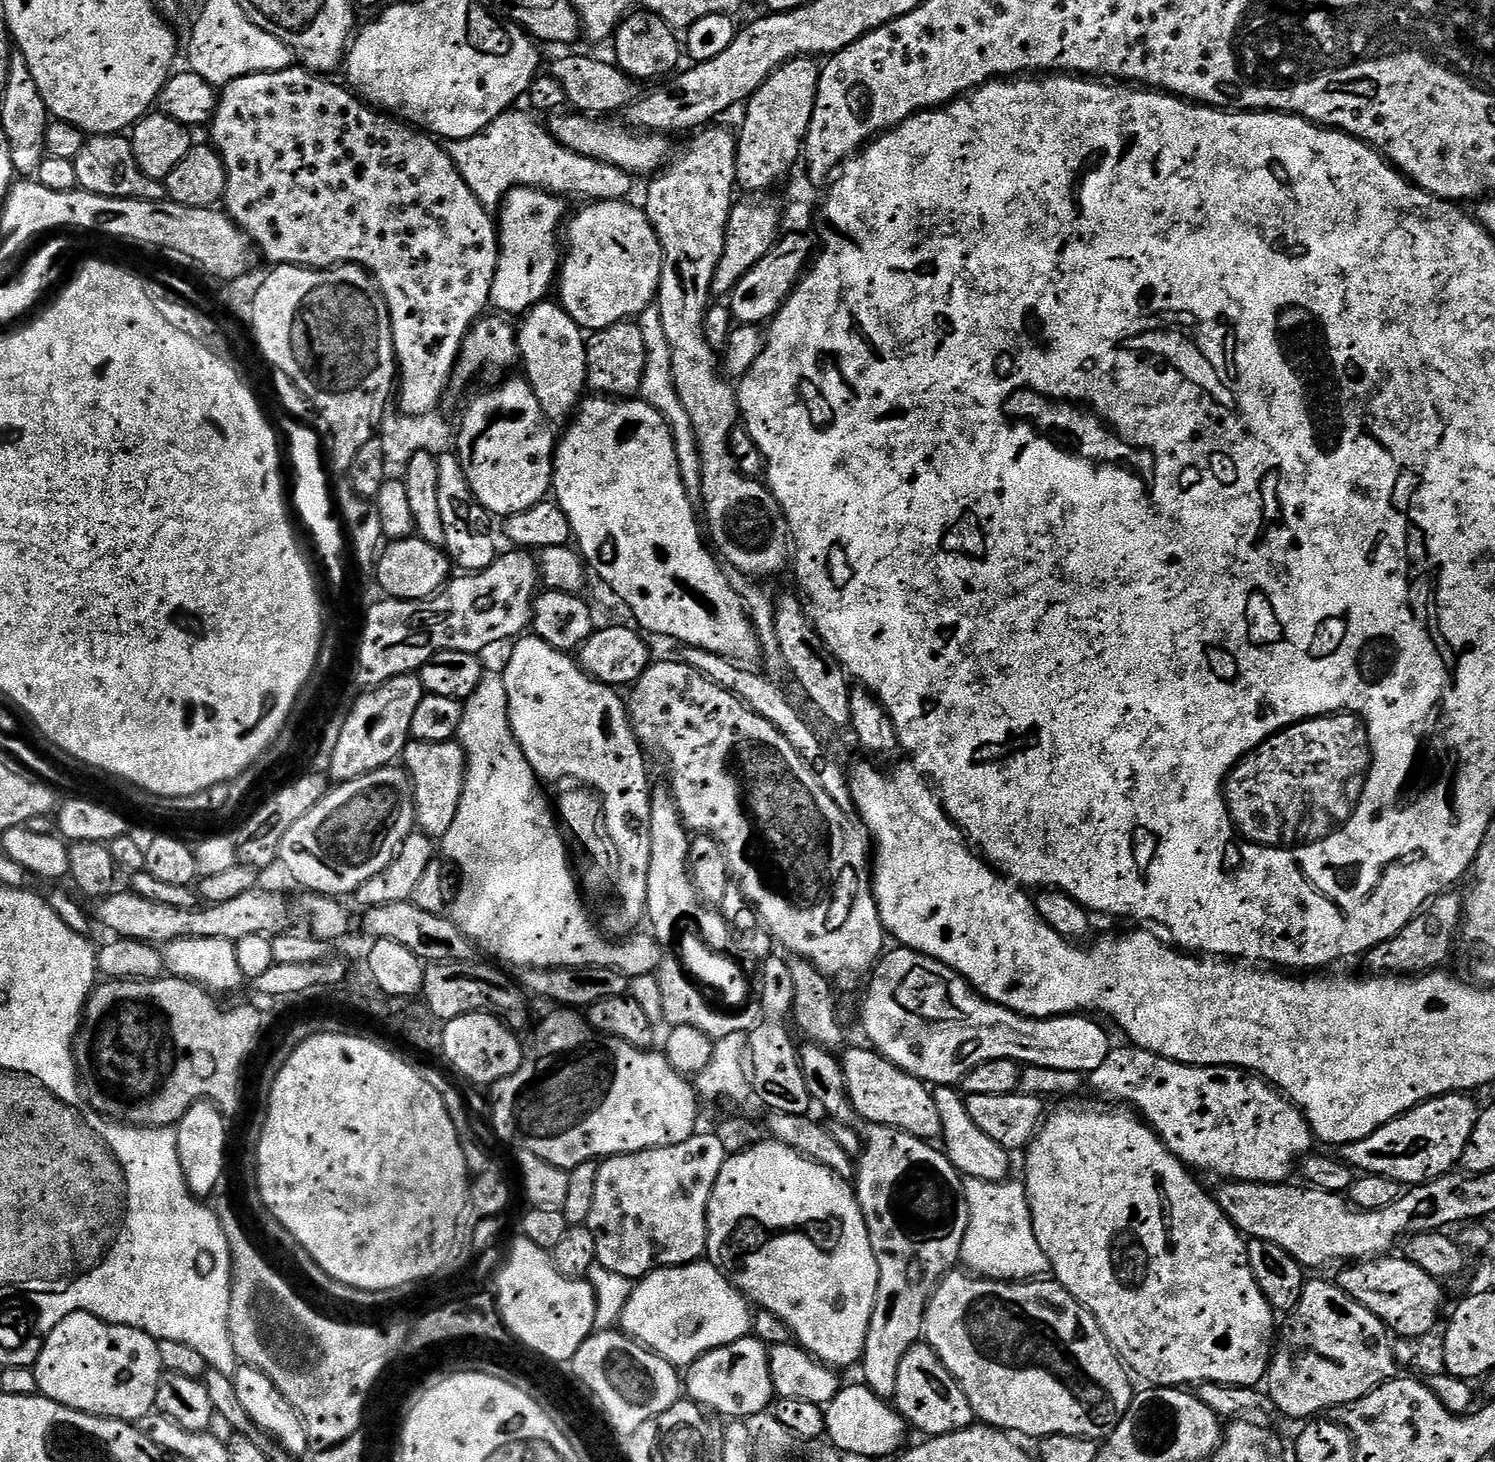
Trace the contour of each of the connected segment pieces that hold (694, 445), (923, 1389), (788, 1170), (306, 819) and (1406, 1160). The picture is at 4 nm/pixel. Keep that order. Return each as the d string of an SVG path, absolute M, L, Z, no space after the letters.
M653 306L638 317L642 330L642 339L646 341L646 374L642 378L639 395L670 426L674 438L674 454L678 454L678 470L682 474L682 482L686 486L686 494L693 508L700 510L704 506L702 492L702 458L698 450L698 442L694 434L694 422L690 422L690 414L686 414L686 406L682 406L682 398L678 398L678 390L674 384L674 366L670 362L670 342L666 342L666 330L662 327L660 309Z
M927 1342L914 1345L906 1350L902 1366L898 1366L898 1390L894 1397L894 1407L909 1425L912 1424L925 1437L945 1436L963 1428L973 1427L972 1407L962 1390L962 1386L946 1370L942 1358Z
M765 1138L762 1143L750 1146L750 1150L739 1152L733 1156L728 1156L722 1166L722 1174L718 1174L718 1182L714 1182L714 1190L710 1194L710 1202L708 1203L708 1250L706 1256L711 1264L713 1264L714 1267L716 1267L717 1270L731 1282L731 1284L733 1284L733 1286L739 1288L742 1295L748 1297L749 1301L751 1301L757 1309L769 1312L770 1314L778 1314L780 1321L788 1327L791 1339L799 1344L800 1347L805 1348L808 1353L815 1356L816 1359L820 1360L823 1364L827 1364L837 1370L845 1370L844 1368L850 1367L851 1364L859 1365L861 1363L862 1353L866 1346L866 1330L870 1330L870 1314L874 1314L874 1302L876 1301L876 1295L878 1294L878 1282L880 1281L878 1278L878 1258L874 1254L874 1246L870 1246L870 1234L866 1230L866 1218L860 1209L860 1203L856 1197L855 1187L853 1187L849 1181L838 1178L838 1174L834 1174L834 1170L830 1170L826 1166L822 1166L818 1162L806 1158L798 1150L794 1150L790 1146L783 1144L781 1140L775 1138Z
M400 766L379 768L362 778L337 783L335 787L333 792L325 791L313 808L306 810L298 822L289 826L280 839L278 860L309 893L348 898L356 893L362 882L370 882L374 874L382 874L382 870L386 870L386 866L390 866L392 859L400 853L402 842L406 842L406 838L417 827L416 799L412 778Z
M1468 1094L1433 1096L1417 1108L1402 1113L1386 1122L1374 1134L1353 1144L1338 1148L1339 1159L1357 1173L1369 1176L1385 1176L1397 1180L1402 1186L1425 1184L1439 1176L1445 1176L1459 1165L1466 1150L1466 1142L1472 1140L1478 1107Z

